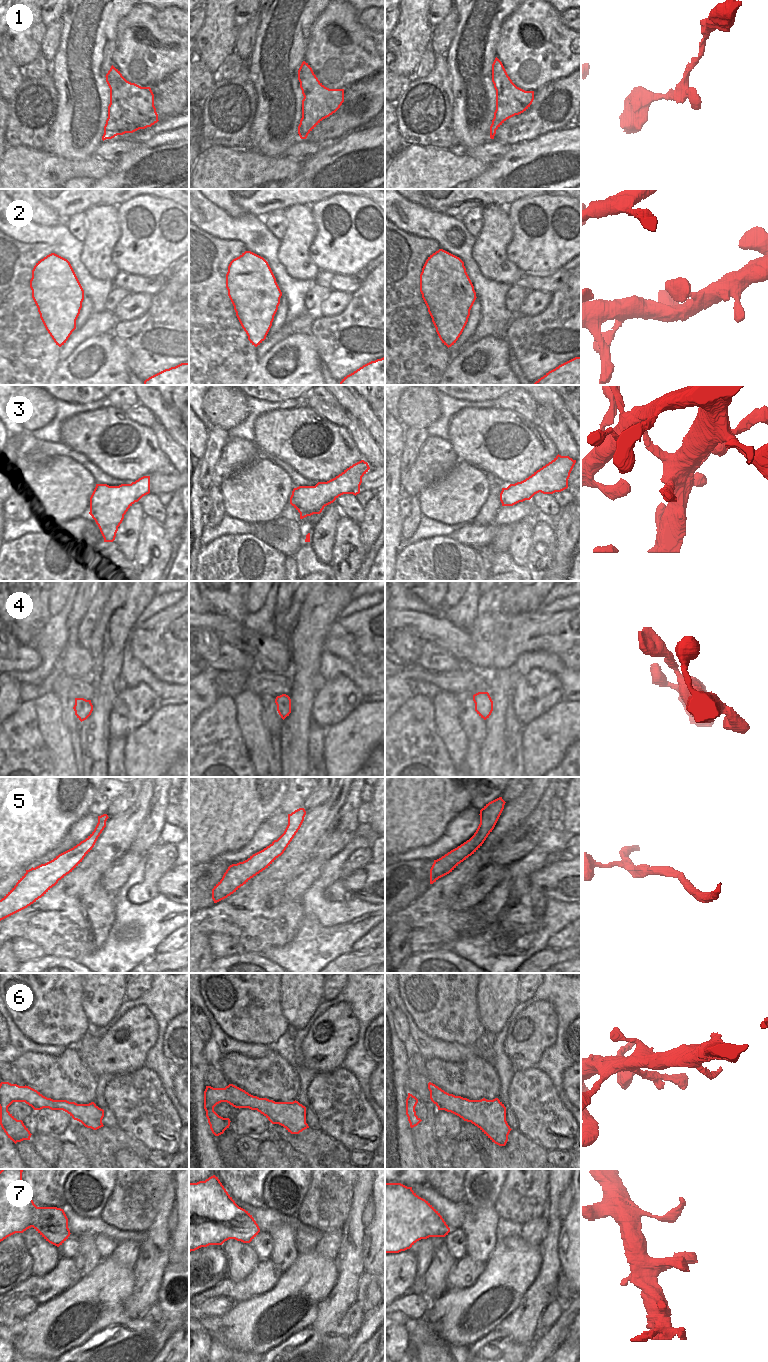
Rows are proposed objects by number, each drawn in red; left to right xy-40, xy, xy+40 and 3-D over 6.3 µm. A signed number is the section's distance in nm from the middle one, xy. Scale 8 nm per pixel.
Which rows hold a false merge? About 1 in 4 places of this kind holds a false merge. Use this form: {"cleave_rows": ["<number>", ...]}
{"cleave_rows": []}

